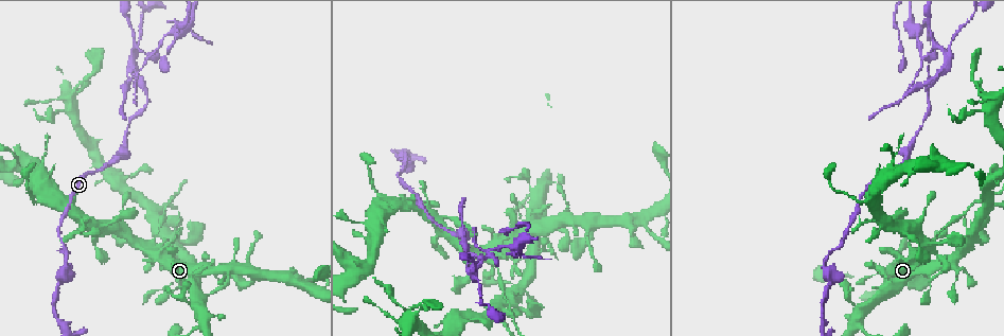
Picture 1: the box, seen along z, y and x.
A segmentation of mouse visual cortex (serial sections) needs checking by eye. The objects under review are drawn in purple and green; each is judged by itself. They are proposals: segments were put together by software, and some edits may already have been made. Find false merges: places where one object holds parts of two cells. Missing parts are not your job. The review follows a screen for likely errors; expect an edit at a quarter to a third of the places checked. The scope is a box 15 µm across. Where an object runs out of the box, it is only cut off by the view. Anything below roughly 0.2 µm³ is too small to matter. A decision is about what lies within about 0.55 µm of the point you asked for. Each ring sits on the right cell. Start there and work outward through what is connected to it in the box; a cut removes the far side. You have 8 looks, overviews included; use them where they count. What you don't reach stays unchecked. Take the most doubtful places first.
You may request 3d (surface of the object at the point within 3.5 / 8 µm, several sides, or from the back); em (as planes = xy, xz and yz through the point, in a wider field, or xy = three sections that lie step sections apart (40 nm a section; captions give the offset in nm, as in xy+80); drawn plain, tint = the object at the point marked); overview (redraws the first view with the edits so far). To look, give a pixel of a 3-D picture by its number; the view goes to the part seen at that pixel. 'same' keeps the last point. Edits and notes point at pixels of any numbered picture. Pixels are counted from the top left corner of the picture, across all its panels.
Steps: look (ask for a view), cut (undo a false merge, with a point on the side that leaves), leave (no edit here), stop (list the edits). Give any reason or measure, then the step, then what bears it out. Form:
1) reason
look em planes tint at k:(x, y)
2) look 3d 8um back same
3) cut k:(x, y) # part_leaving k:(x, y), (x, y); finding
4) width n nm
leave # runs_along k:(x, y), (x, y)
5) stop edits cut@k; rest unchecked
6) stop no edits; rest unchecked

calibre changes
look 3d 3.5um at 1:(825, 262)

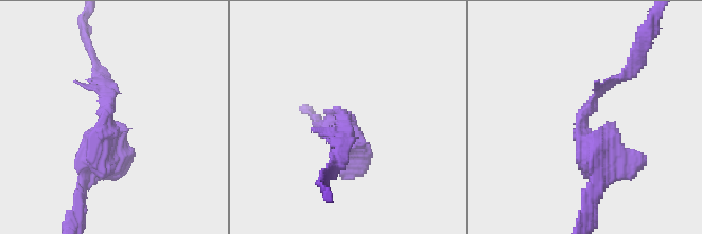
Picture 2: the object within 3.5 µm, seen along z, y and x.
now the EM
look em xy step 3 tint at 2:(342, 116)

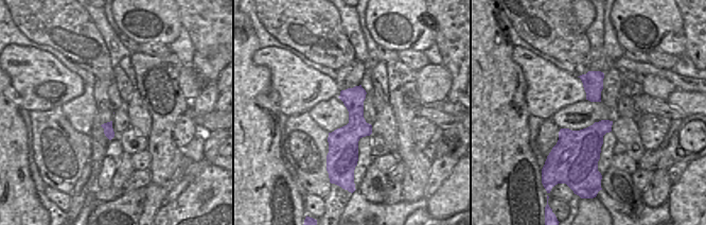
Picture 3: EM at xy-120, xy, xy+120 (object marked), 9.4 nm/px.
leave # runs_along 2:(626, 75), (582, 114), (596, 185); all the same cell

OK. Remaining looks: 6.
three-way junction
look 3d 8um back at 1:(927, 249)

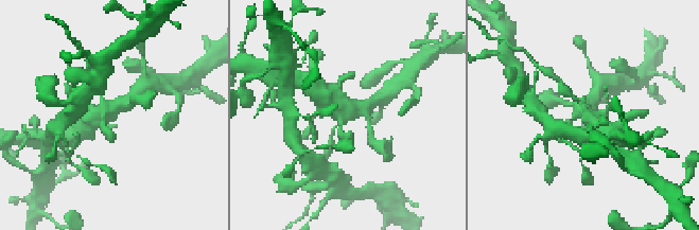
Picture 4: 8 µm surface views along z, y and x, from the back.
look 3d 3.5um at 4:(581, 111)

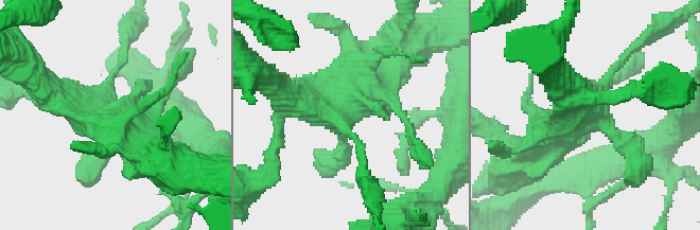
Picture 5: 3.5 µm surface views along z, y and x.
look em xy step 3 tint at 5:(582, 110)

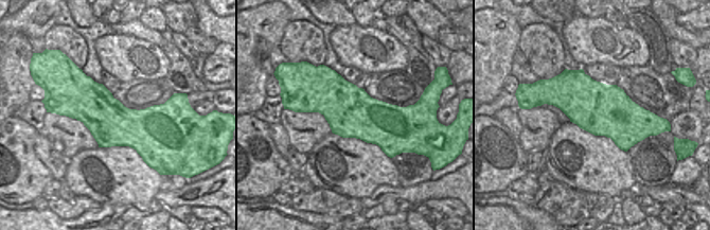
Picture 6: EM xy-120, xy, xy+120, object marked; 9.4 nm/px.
leave # runs_along 5:(145, 152), (112, 119), (40, 84); one cell here

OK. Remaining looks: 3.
thick turns thin
look 3d 3.5um at 1:(112, 162)

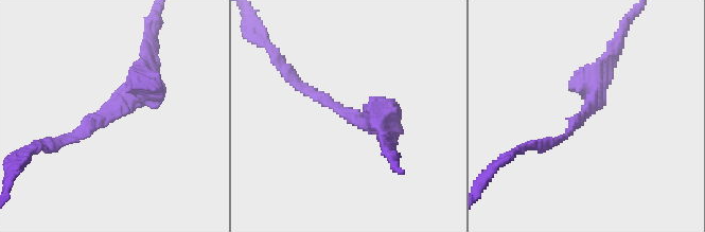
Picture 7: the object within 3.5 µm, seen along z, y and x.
leave # runs_along 7:(60, 142), (117, 109), (145, 57); continuous, no second cell

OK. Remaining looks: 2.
stop no edits; rest unchecked

